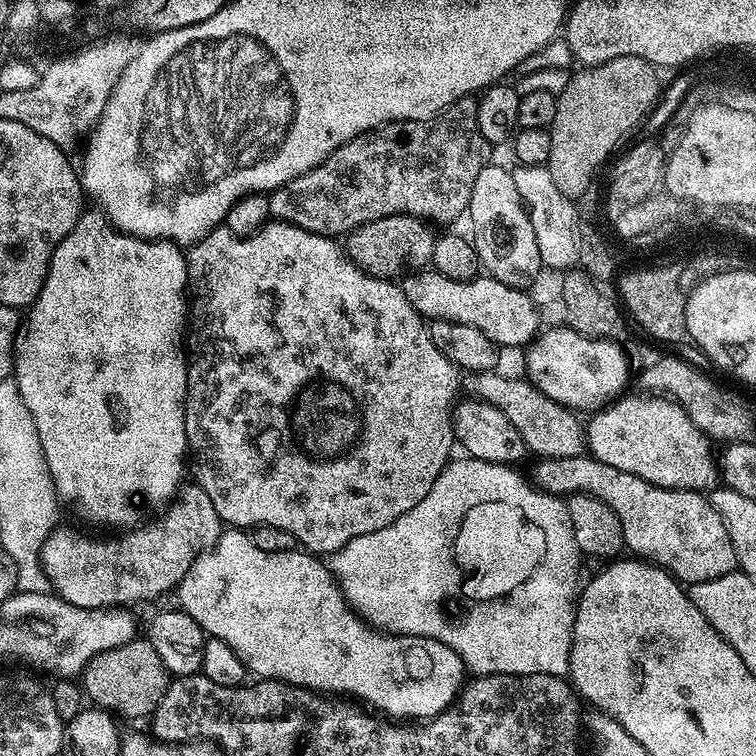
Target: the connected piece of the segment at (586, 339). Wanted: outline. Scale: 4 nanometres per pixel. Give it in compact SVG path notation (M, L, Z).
M557 327L541 331L527 345L527 379L554 402L580 414L592 414L613 403L627 389L627 354L615 344L615 339L584 336L572 328Z

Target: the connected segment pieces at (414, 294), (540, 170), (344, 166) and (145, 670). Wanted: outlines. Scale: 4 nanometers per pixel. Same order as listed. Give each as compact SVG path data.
M416 270L405 275L402 287L410 306L429 321L449 320L450 322L466 322L466 326L478 326L486 338L508 348L527 345L537 333L536 308L527 296L528 292L509 288L489 274L481 274L474 280L458 282L454 278L446 278L435 270Z
M520 164L511 169L514 183L518 188L518 194L523 200L524 207L528 211L530 222L534 226L534 235L538 242L538 252L541 255L542 264L564 264L569 260L575 259L576 245L581 237L576 237L575 230L579 228L579 218L577 205L574 203L573 197L562 194L562 190L558 190L558 186L554 186L554 182L550 178L550 170L543 164Z
M475 95L464 96L444 109L438 122L402 124L385 128L384 132L370 136L364 132L350 142L338 146L314 170L286 182L268 196L268 215L273 221L293 224L319 236L340 238L362 226L387 216L418 216L425 222L437 220L448 224L456 216L468 211L474 182L482 168L490 163L490 145L478 130L478 106Z
M133 638L120 647L96 655L82 673L82 688L87 699L113 715L126 718L149 717L161 702L170 673L146 638Z

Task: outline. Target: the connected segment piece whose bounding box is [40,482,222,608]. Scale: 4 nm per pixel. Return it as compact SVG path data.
M194 482L185 483L161 512L160 520L125 531L121 540L95 540L76 528L53 528L40 547L40 568L51 591L79 608L132 606L173 591L196 557L216 543L222 521L206 490Z

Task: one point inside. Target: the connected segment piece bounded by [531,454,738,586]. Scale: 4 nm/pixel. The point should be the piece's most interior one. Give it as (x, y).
(678, 531)

